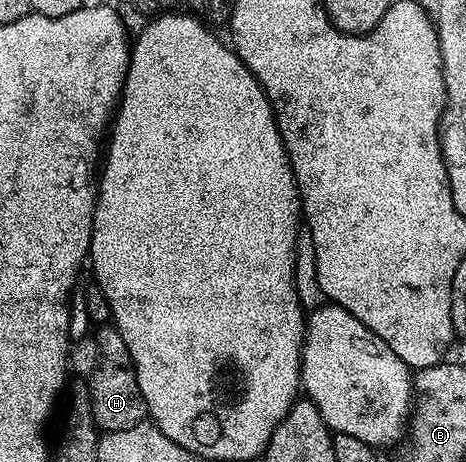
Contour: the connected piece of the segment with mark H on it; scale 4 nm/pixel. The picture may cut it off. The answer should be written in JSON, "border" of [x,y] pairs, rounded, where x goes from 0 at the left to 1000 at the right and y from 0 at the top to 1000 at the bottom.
{"border":[[[223,699],[208,712],[215,714],[206,721],[206,755],[215,762],[215,775],[197,799],[197,818],[187,818],[185,825],[208,931],[242,937],[307,920],[313,911],[313,887],[305,846],[296,838],[292,797],[279,777],[279,760],[270,760],[270,742],[262,742],[262,725],[247,703]]]}

